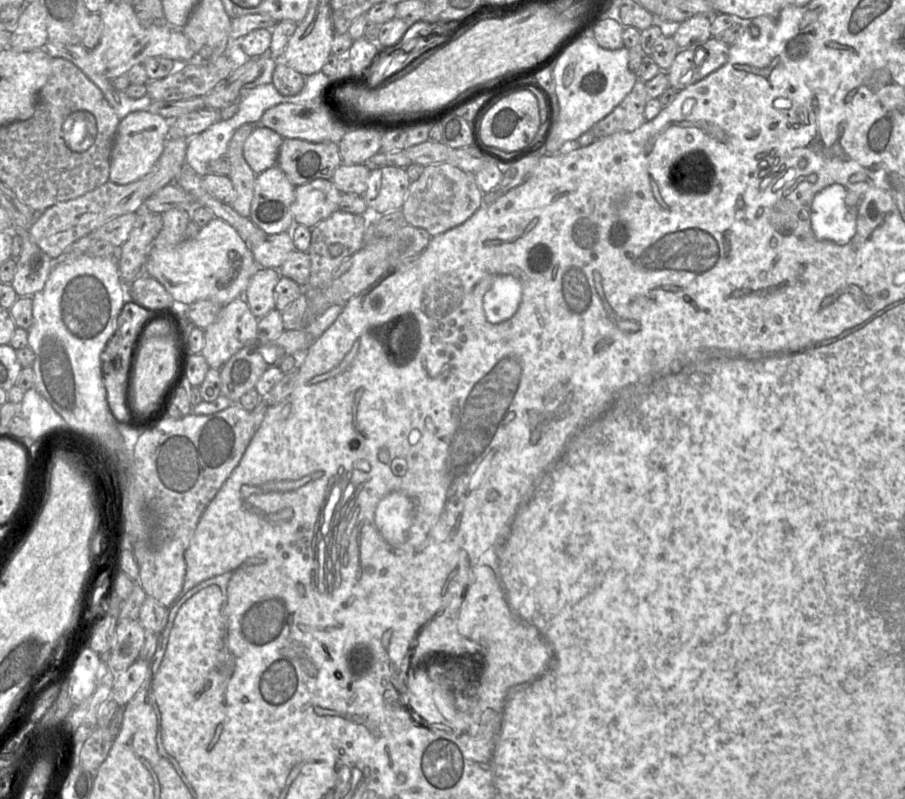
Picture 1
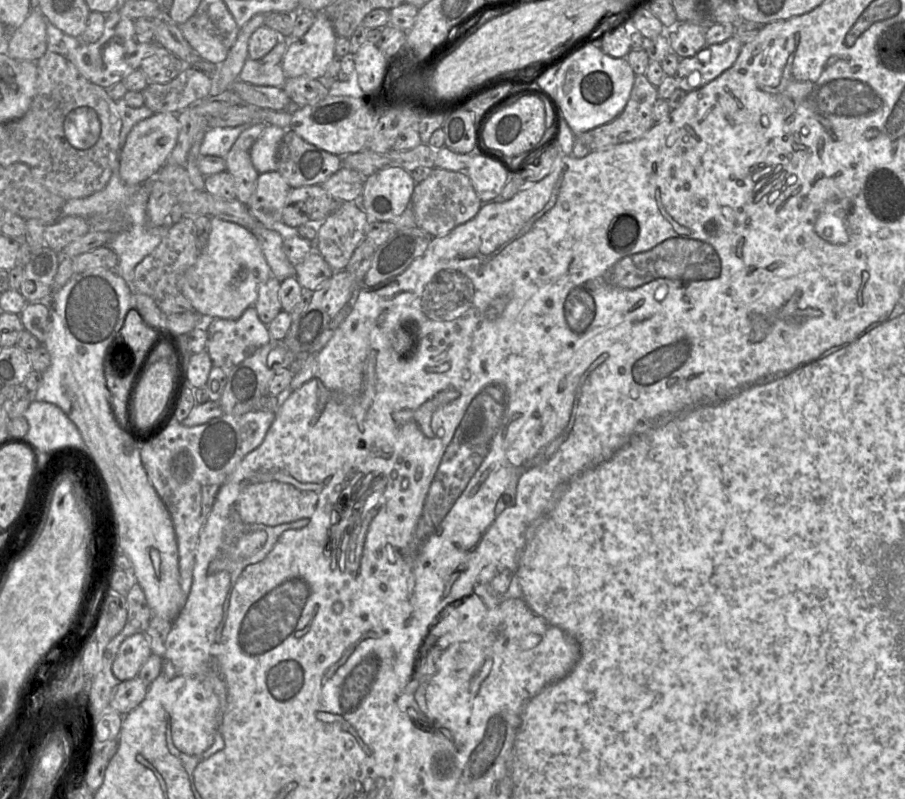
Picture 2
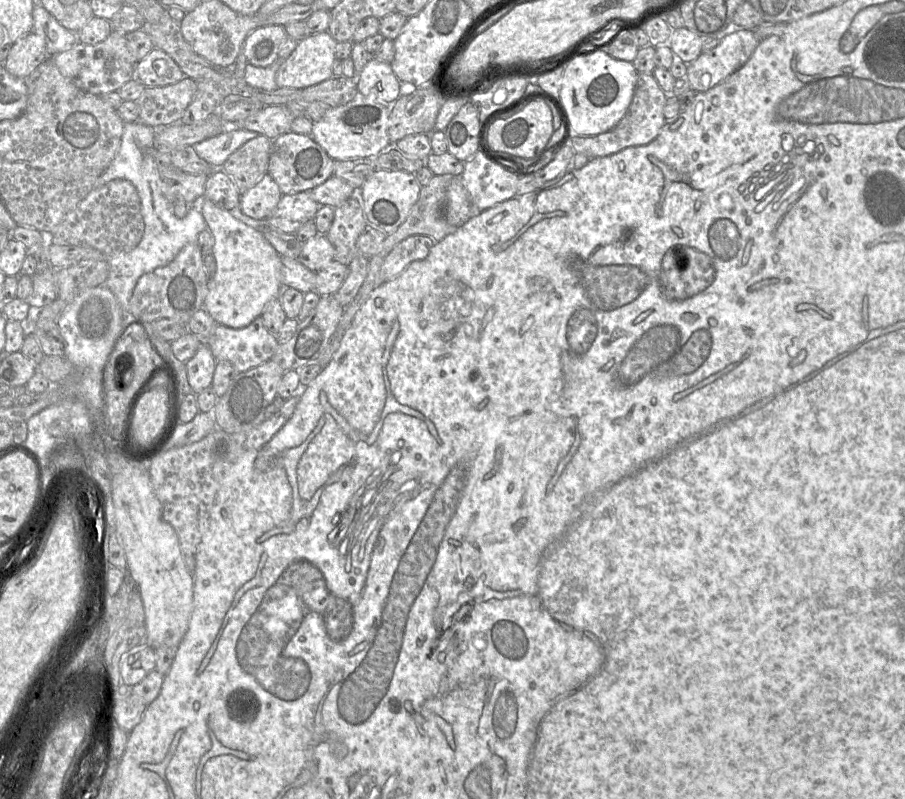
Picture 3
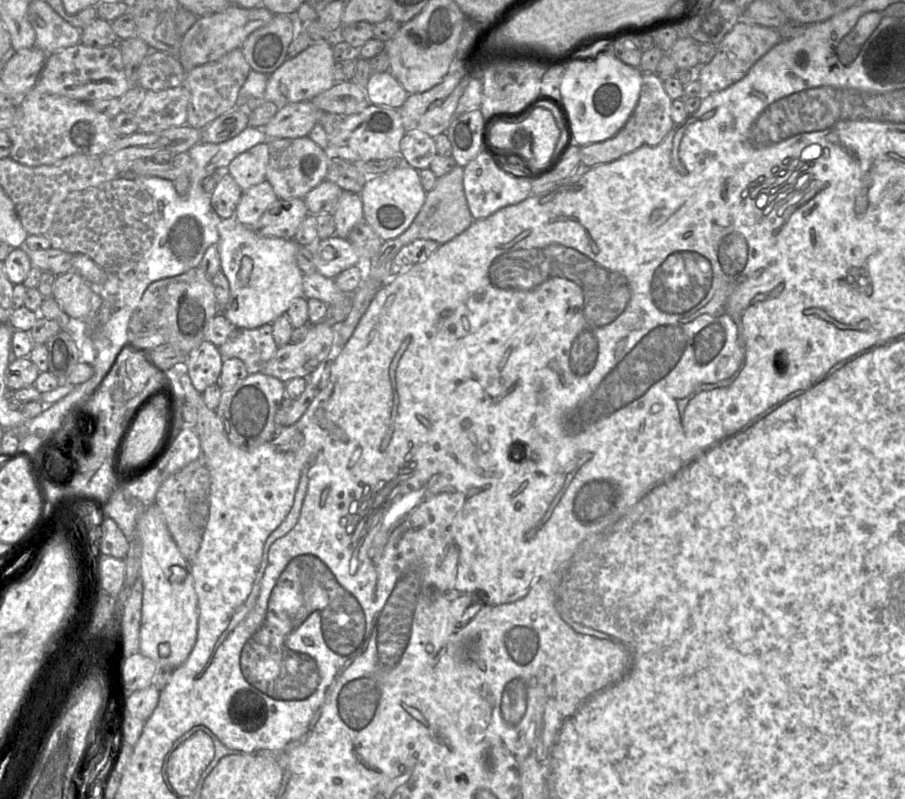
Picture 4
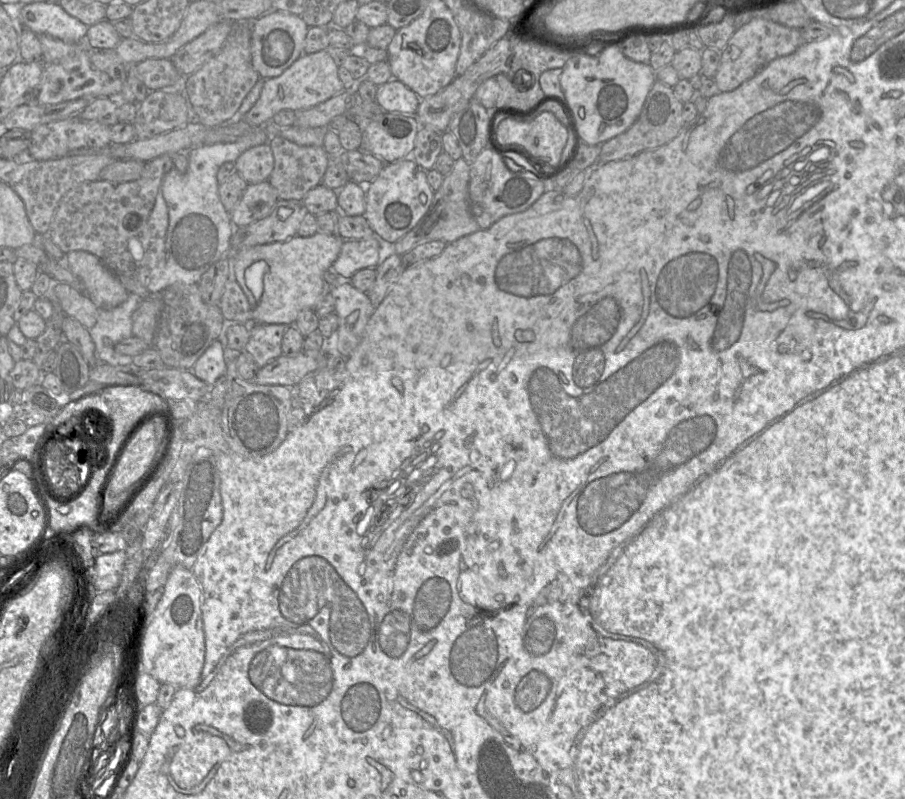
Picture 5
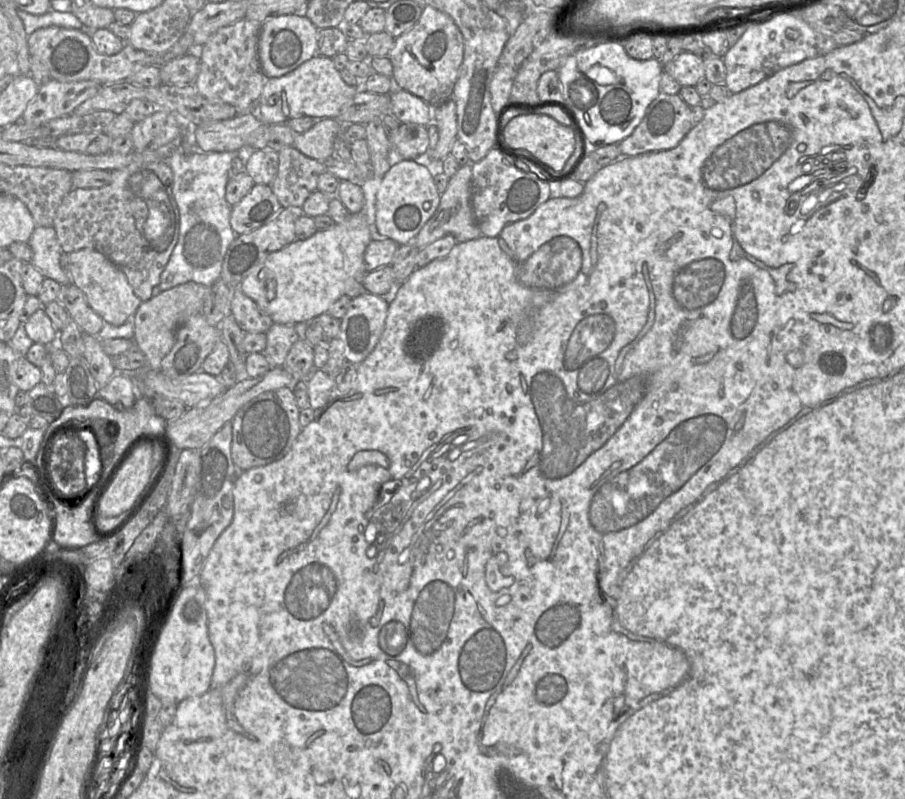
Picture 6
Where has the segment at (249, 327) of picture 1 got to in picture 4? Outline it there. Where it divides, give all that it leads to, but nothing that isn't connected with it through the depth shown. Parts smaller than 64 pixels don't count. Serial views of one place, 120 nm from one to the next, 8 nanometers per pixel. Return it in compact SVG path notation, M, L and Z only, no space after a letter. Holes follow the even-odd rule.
M268 323L253 329L236 328L218 348L224 359L242 360L248 373L253 374L263 372L278 345L272 334L272 324Z

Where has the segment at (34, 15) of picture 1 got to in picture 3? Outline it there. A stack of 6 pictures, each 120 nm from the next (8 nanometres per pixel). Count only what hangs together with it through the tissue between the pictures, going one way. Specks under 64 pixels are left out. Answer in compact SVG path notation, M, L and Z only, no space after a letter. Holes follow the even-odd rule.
M31 31L11 44L3 66L11 75L26 78L48 57L44 38Z

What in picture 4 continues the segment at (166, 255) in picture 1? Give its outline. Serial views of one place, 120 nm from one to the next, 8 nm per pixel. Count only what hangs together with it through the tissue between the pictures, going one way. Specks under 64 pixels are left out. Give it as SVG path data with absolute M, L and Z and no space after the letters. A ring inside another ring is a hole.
M222 219L221 223L218 226L219 232L219 240L217 242L217 247L220 254L221 260L221 270L224 275L227 277L230 285L230 297L224 308L223 315L236 327L236 328L244 328L244 329L253 329L264 324L272 324L274 320L276 320L279 316L285 315L287 312L290 303L293 299L298 297L303 297L303 272L298 266L297 263L297 253L299 245L294 239L283 239L276 237L263 237L257 235L251 227L244 226L235 219Z

